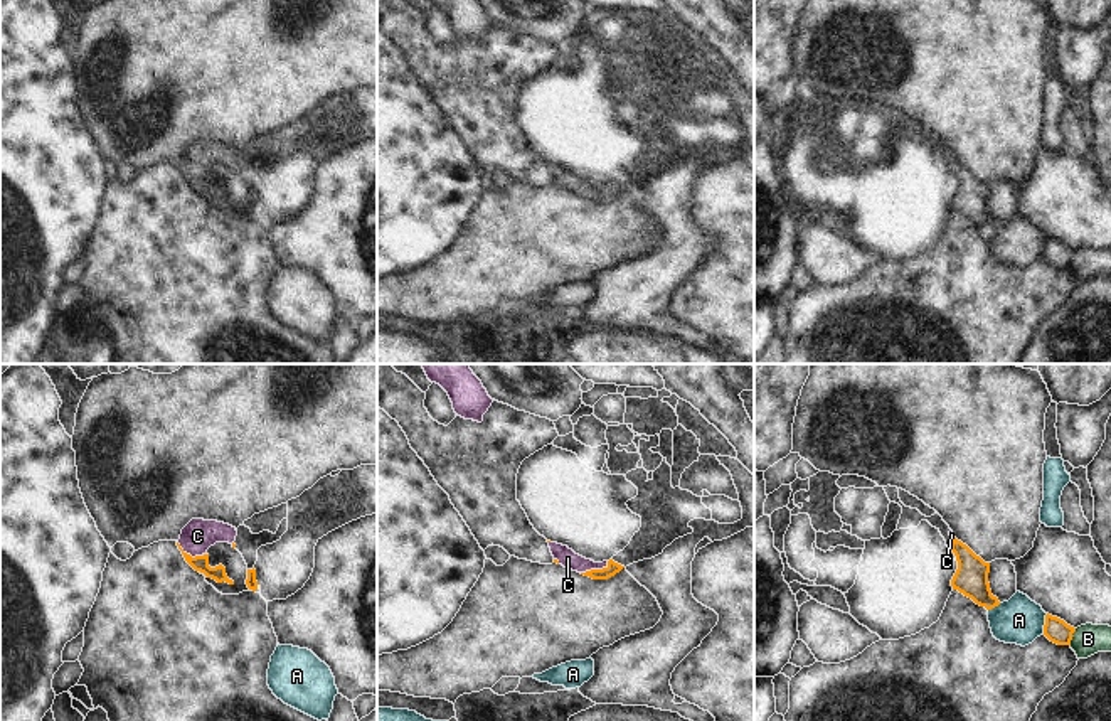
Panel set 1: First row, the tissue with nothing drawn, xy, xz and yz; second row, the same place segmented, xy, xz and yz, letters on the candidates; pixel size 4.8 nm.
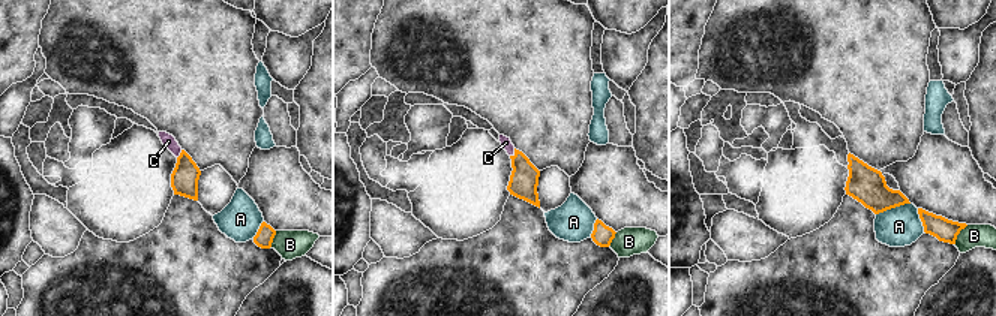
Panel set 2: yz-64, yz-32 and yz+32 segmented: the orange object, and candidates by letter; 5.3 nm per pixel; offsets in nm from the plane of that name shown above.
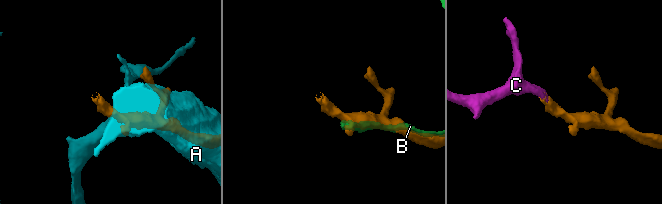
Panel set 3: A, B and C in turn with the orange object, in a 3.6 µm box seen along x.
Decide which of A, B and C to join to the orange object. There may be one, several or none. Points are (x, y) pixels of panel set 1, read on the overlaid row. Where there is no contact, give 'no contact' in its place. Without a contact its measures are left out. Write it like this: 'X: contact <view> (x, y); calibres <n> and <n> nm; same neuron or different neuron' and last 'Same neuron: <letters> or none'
A: contact yz (1046, 624); calibres 110 and 220 nm; different neuron
B: contact yz (1071, 637); calibres 110 and 150 nm; different neuron
C: contact xz (595, 570); calibres 60 and 90 nm; same neuron
Same neuron: C

